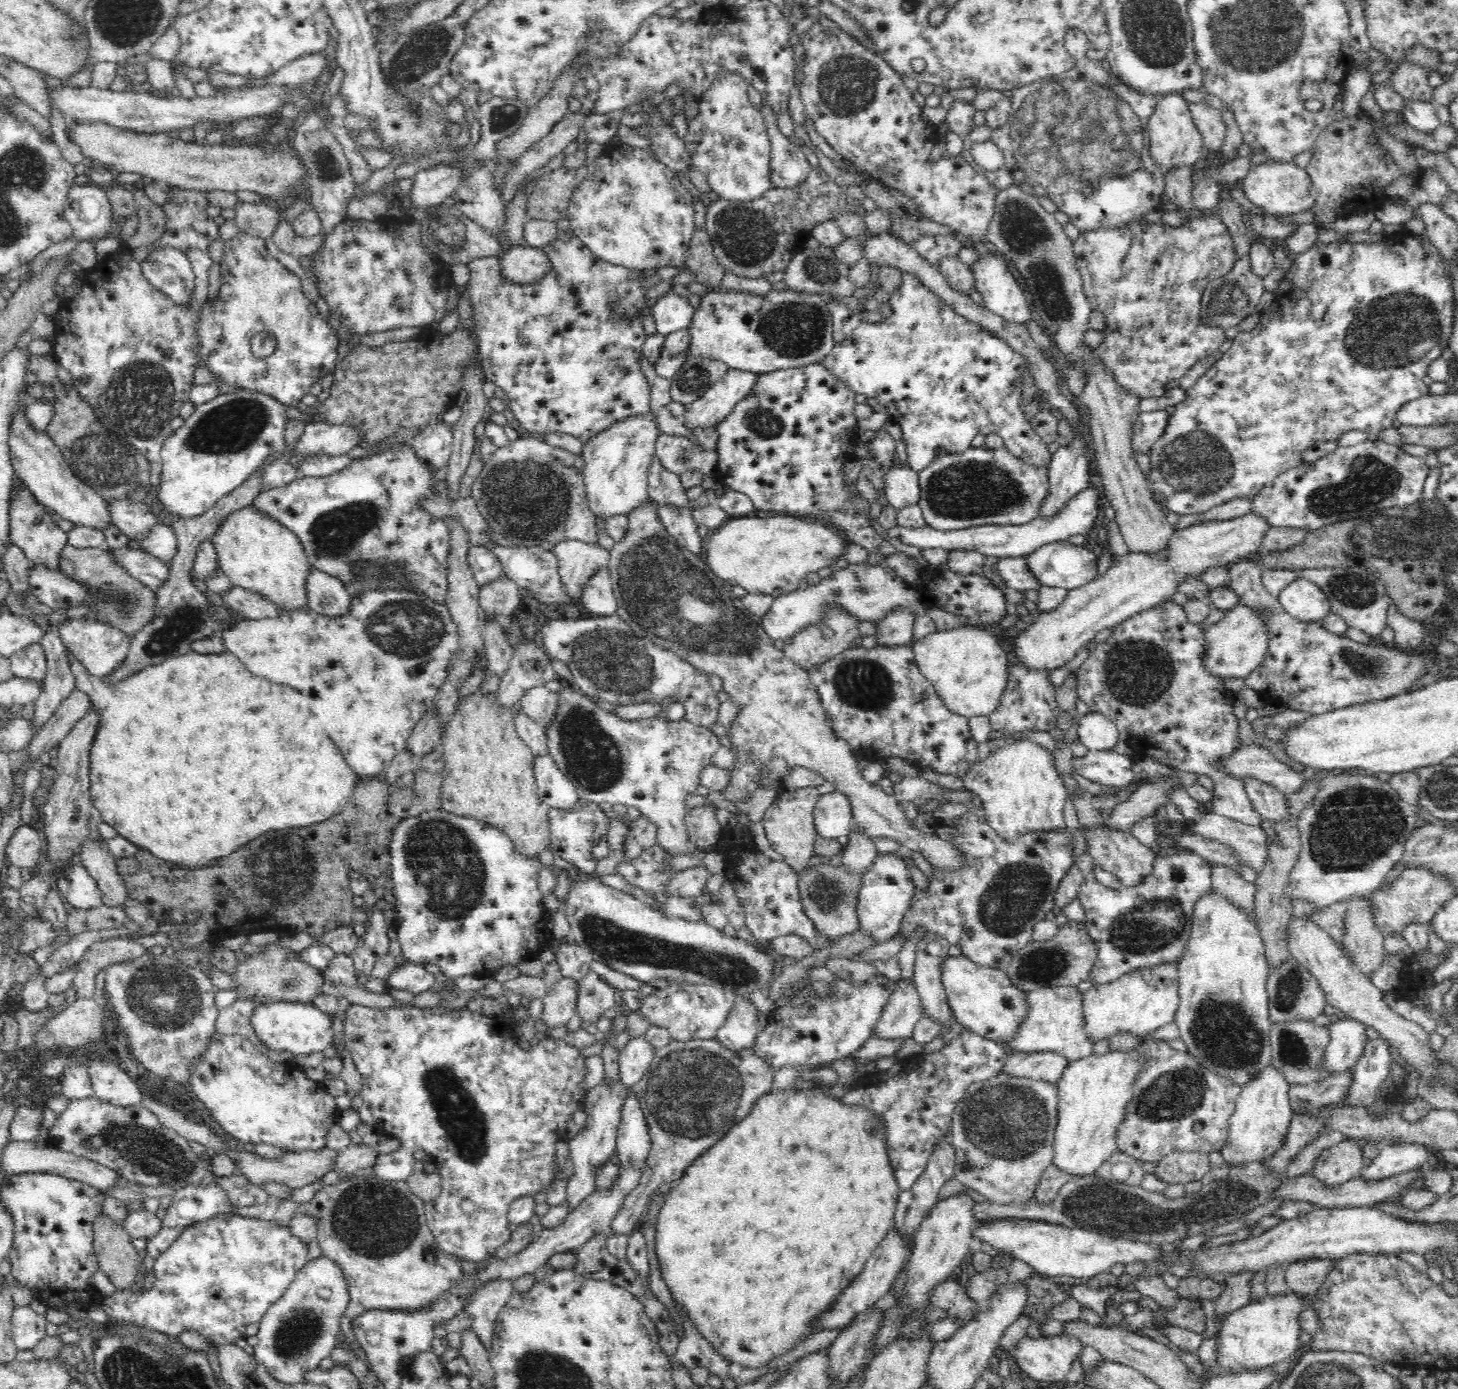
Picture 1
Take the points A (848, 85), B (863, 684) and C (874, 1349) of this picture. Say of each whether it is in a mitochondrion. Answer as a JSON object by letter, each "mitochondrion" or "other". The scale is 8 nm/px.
{"A":"mitochondrion","B":"mitochondrion","C":"other"}

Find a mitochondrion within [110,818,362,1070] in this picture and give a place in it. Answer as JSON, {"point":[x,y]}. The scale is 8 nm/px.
{"point":[169,998]}

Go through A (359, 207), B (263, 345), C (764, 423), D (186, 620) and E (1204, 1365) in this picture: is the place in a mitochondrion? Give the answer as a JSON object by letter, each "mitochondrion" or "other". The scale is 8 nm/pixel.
{"A":"other","B":"mitochondrion","C":"mitochondrion","D":"mitochondrion","E":"other"}

